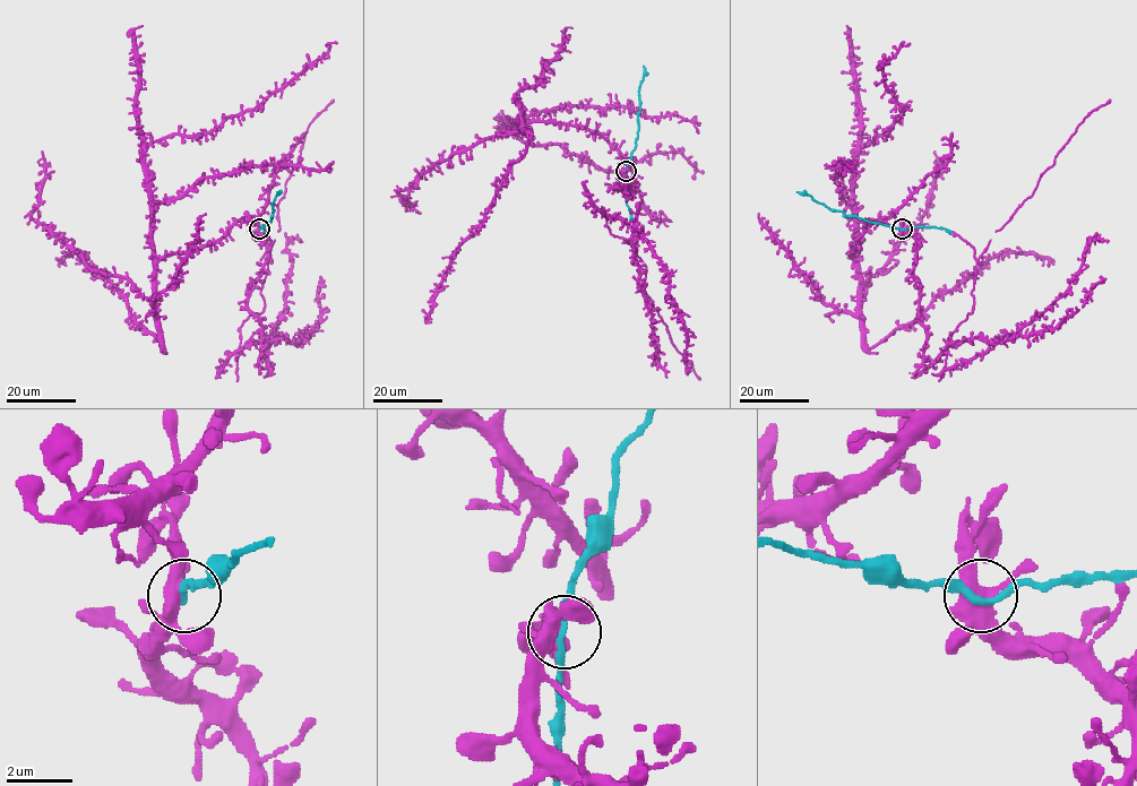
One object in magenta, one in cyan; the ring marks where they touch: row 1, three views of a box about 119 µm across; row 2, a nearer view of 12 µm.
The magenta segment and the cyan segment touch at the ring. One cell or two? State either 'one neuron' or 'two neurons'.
one neuron

